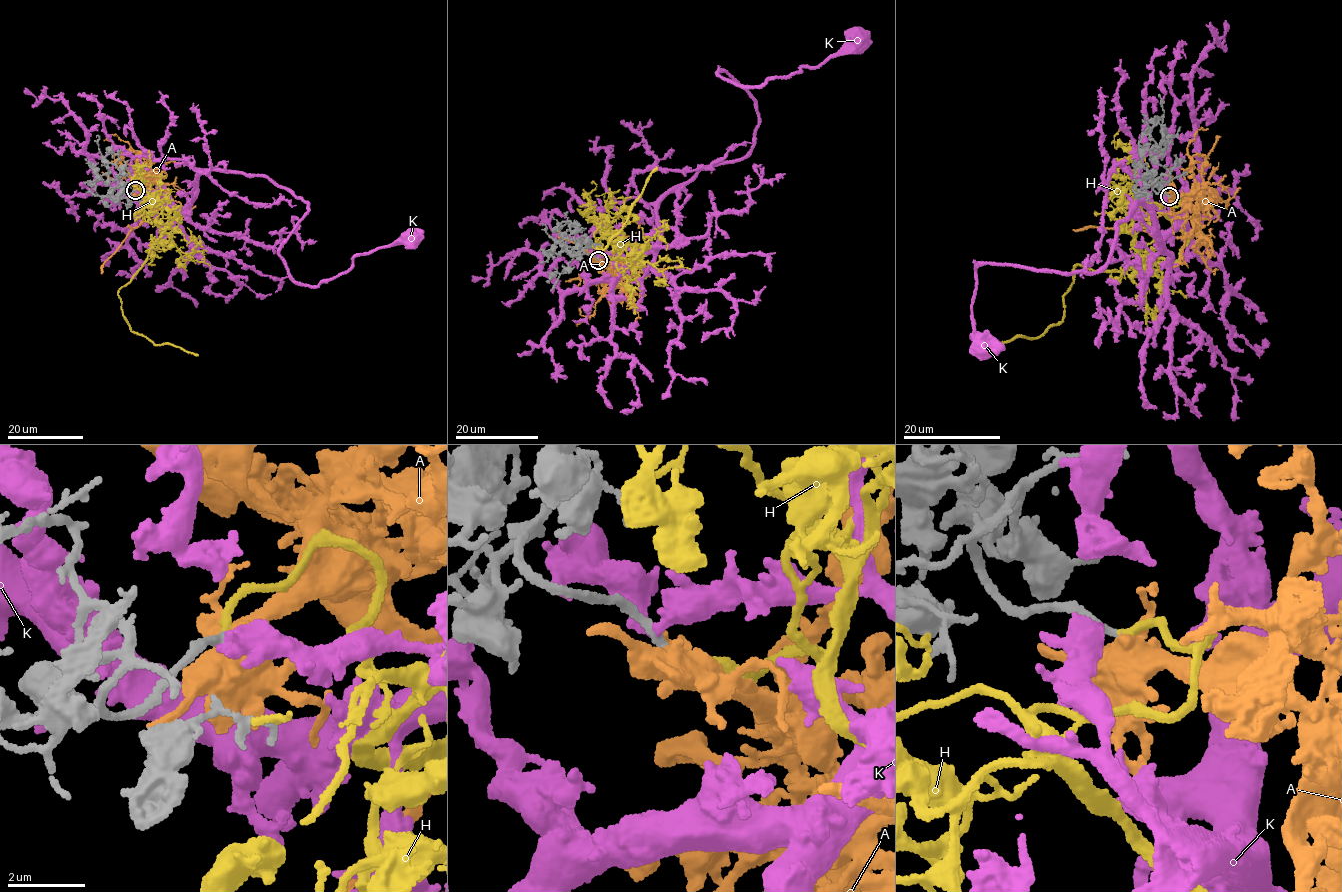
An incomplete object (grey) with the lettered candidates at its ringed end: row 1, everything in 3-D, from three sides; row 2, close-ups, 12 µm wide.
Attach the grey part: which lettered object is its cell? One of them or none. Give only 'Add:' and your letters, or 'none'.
Add: H

